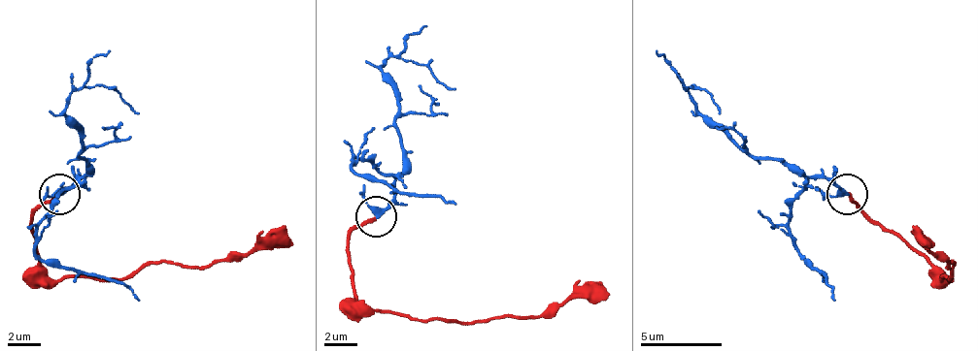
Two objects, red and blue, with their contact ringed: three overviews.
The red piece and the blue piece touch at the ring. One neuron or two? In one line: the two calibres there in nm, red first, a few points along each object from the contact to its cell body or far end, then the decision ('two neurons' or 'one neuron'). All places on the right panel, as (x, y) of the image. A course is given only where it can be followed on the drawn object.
calibres 200 and 280 nm; course red (848, 195), (918, 252), (942, 280), (950, 280), (954, 260), (946, 265), (918, 224); course blue (848, 195), (824, 179), (788, 171), (775, 159), (747, 155), (702, 114), (686, 90), (693, 85), (719, 114); two neurons

